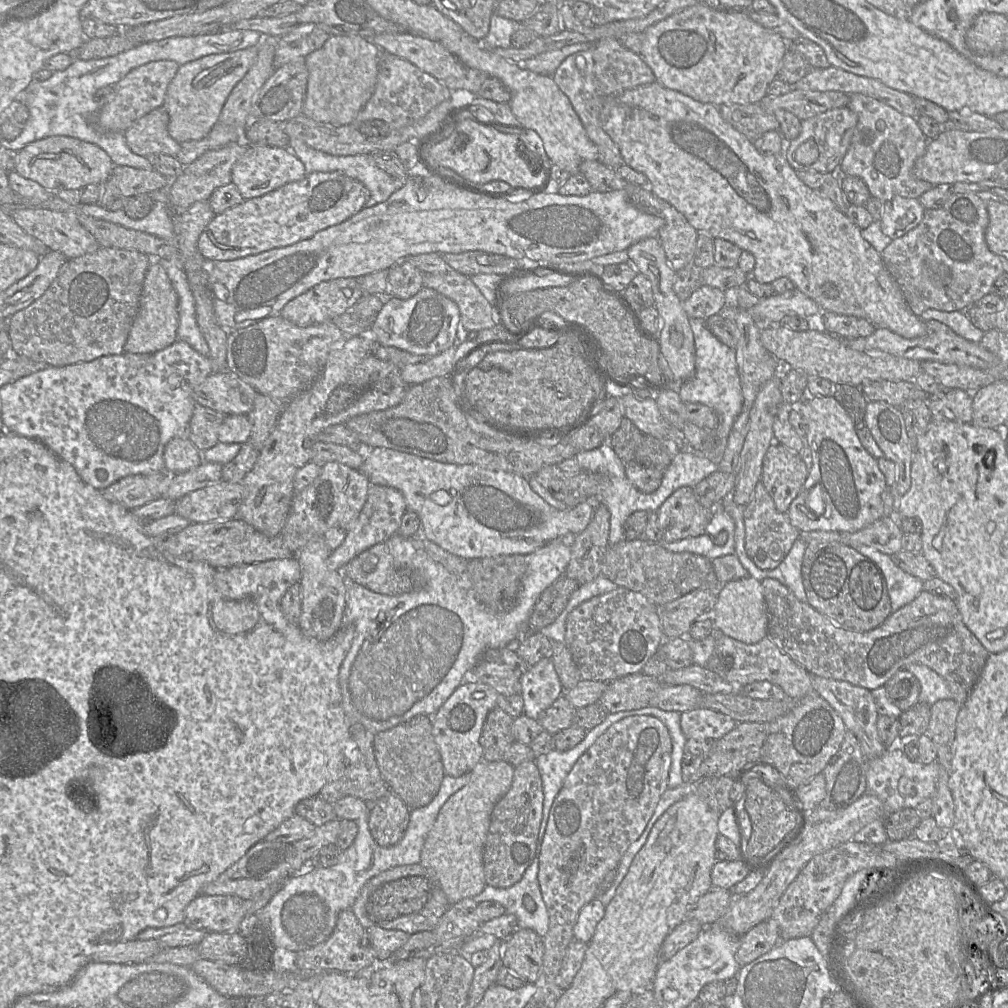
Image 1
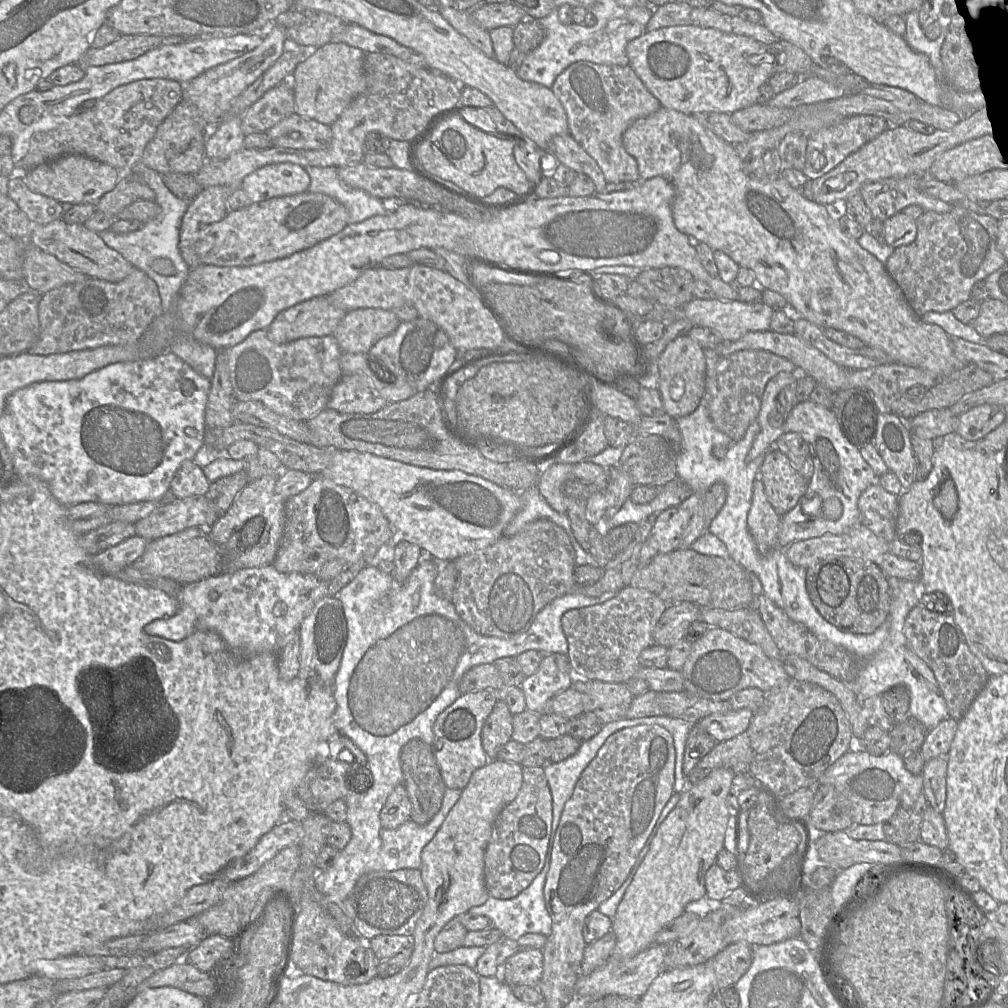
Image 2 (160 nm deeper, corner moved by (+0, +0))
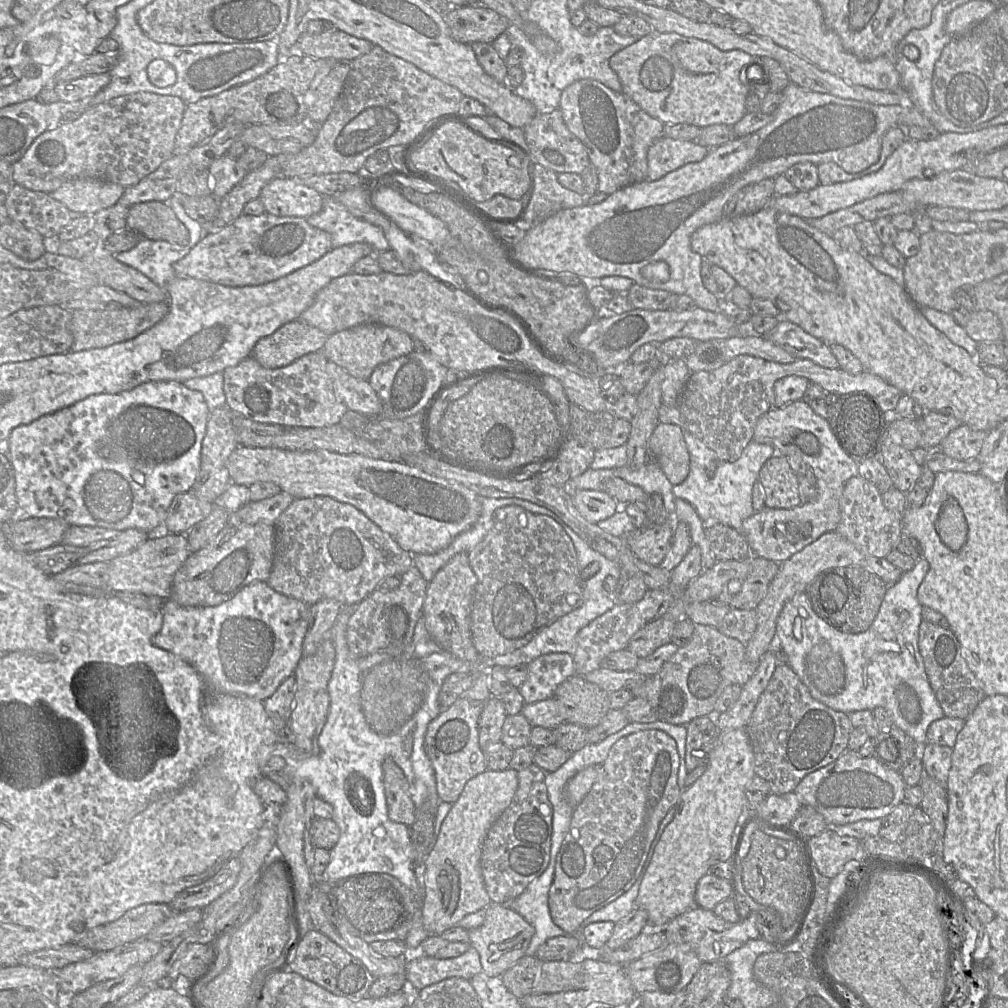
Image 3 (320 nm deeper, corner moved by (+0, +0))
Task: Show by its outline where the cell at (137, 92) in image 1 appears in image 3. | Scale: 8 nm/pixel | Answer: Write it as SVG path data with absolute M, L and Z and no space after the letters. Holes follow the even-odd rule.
M151 92L132 93L97 104L76 120L39 135L25 154L12 164L12 181L29 190L47 194L71 179L82 177L113 182L125 188L136 185L174 155L175 137L186 105L177 96Z

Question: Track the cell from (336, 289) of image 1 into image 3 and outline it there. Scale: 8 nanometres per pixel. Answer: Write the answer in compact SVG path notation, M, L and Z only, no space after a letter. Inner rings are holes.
M295 319L261 338L251 356L265 368L282 368L308 353L321 351L327 338L318 328Z

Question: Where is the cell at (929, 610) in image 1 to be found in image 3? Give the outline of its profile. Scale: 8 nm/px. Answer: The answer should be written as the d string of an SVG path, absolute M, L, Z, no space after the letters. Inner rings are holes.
M922 620L919 626L918 646L929 683L944 715L967 720L986 695L982 683L963 658L957 637L950 629Z

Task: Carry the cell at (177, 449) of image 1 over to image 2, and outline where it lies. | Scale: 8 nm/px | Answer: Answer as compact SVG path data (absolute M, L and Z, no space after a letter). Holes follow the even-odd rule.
M194 460L184 461L174 475L169 492L173 499L205 496L210 486L203 468Z

